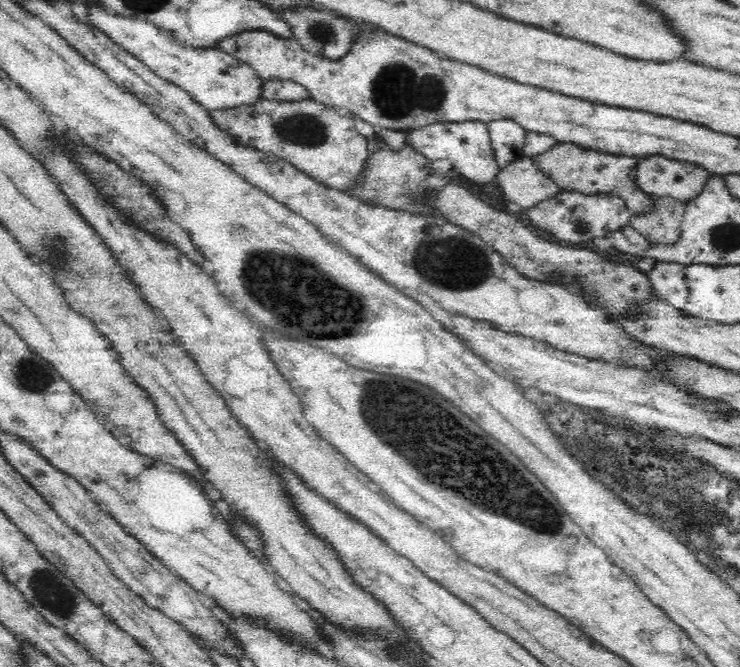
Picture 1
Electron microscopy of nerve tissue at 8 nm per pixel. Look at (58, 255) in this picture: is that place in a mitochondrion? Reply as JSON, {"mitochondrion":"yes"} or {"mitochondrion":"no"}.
{"mitochondrion":"no"}

